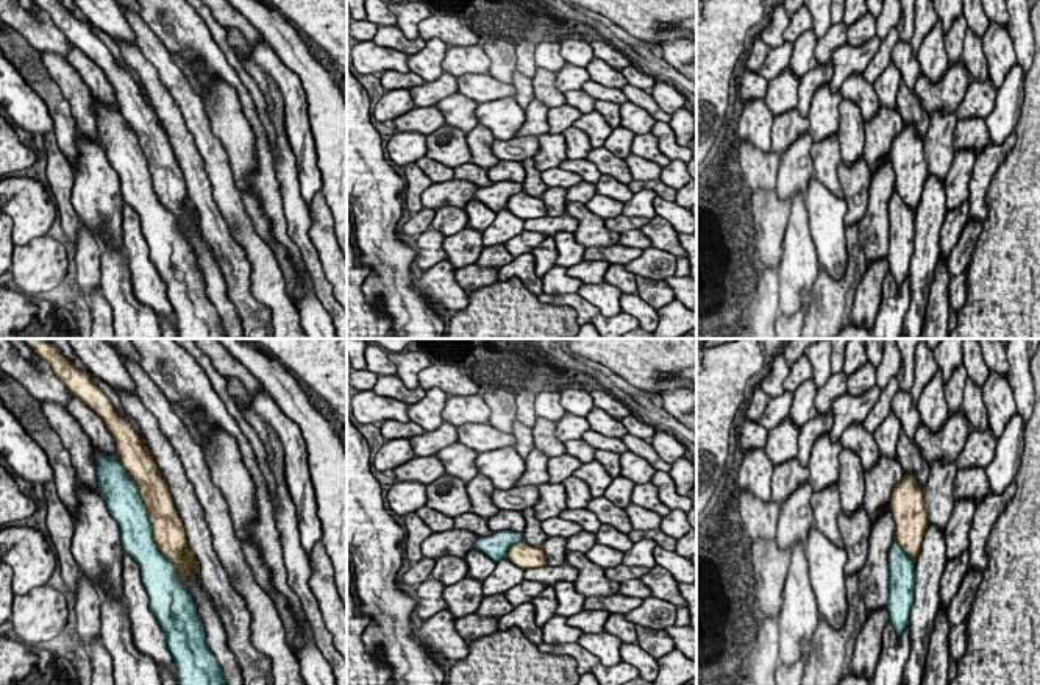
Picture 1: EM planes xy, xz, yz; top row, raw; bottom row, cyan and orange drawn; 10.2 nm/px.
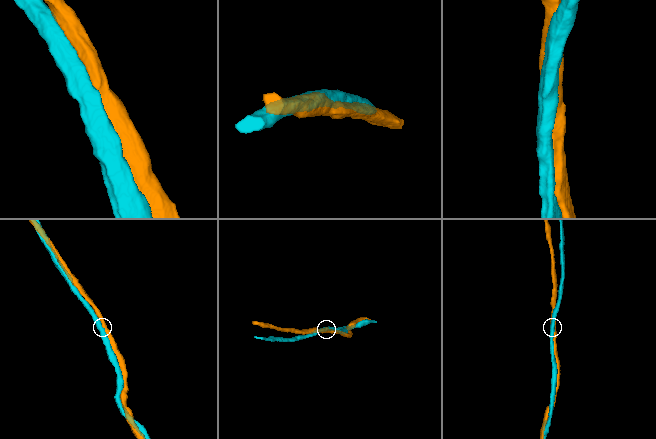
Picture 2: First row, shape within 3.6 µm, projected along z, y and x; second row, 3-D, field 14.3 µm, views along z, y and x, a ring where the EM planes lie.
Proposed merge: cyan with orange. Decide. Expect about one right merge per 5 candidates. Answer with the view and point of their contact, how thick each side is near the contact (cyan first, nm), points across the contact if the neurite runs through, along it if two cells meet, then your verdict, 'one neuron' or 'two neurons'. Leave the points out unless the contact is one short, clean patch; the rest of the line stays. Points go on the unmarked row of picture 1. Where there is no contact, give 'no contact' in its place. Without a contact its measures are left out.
contact xy (152, 184); calibres 320 and 340 nm; two neurons

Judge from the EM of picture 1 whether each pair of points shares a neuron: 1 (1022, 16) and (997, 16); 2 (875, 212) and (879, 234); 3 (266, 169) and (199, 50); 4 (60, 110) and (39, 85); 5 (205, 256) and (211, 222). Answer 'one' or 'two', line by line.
1: two
2: one
3: one
4: one
5: two

